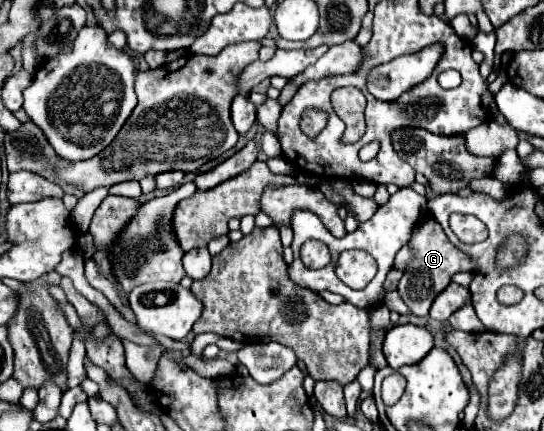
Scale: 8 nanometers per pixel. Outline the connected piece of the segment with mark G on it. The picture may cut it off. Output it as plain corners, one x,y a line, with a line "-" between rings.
427,211
421,213
419,223
413,227
409,247
411,247
413,259
407,263
397,291
413,315
425,317
429,315
429,309
435,297
451,283
451,277
459,271
471,271
473,265
465,253
461,253
455,245
451,245
445,233
439,233
439,223

